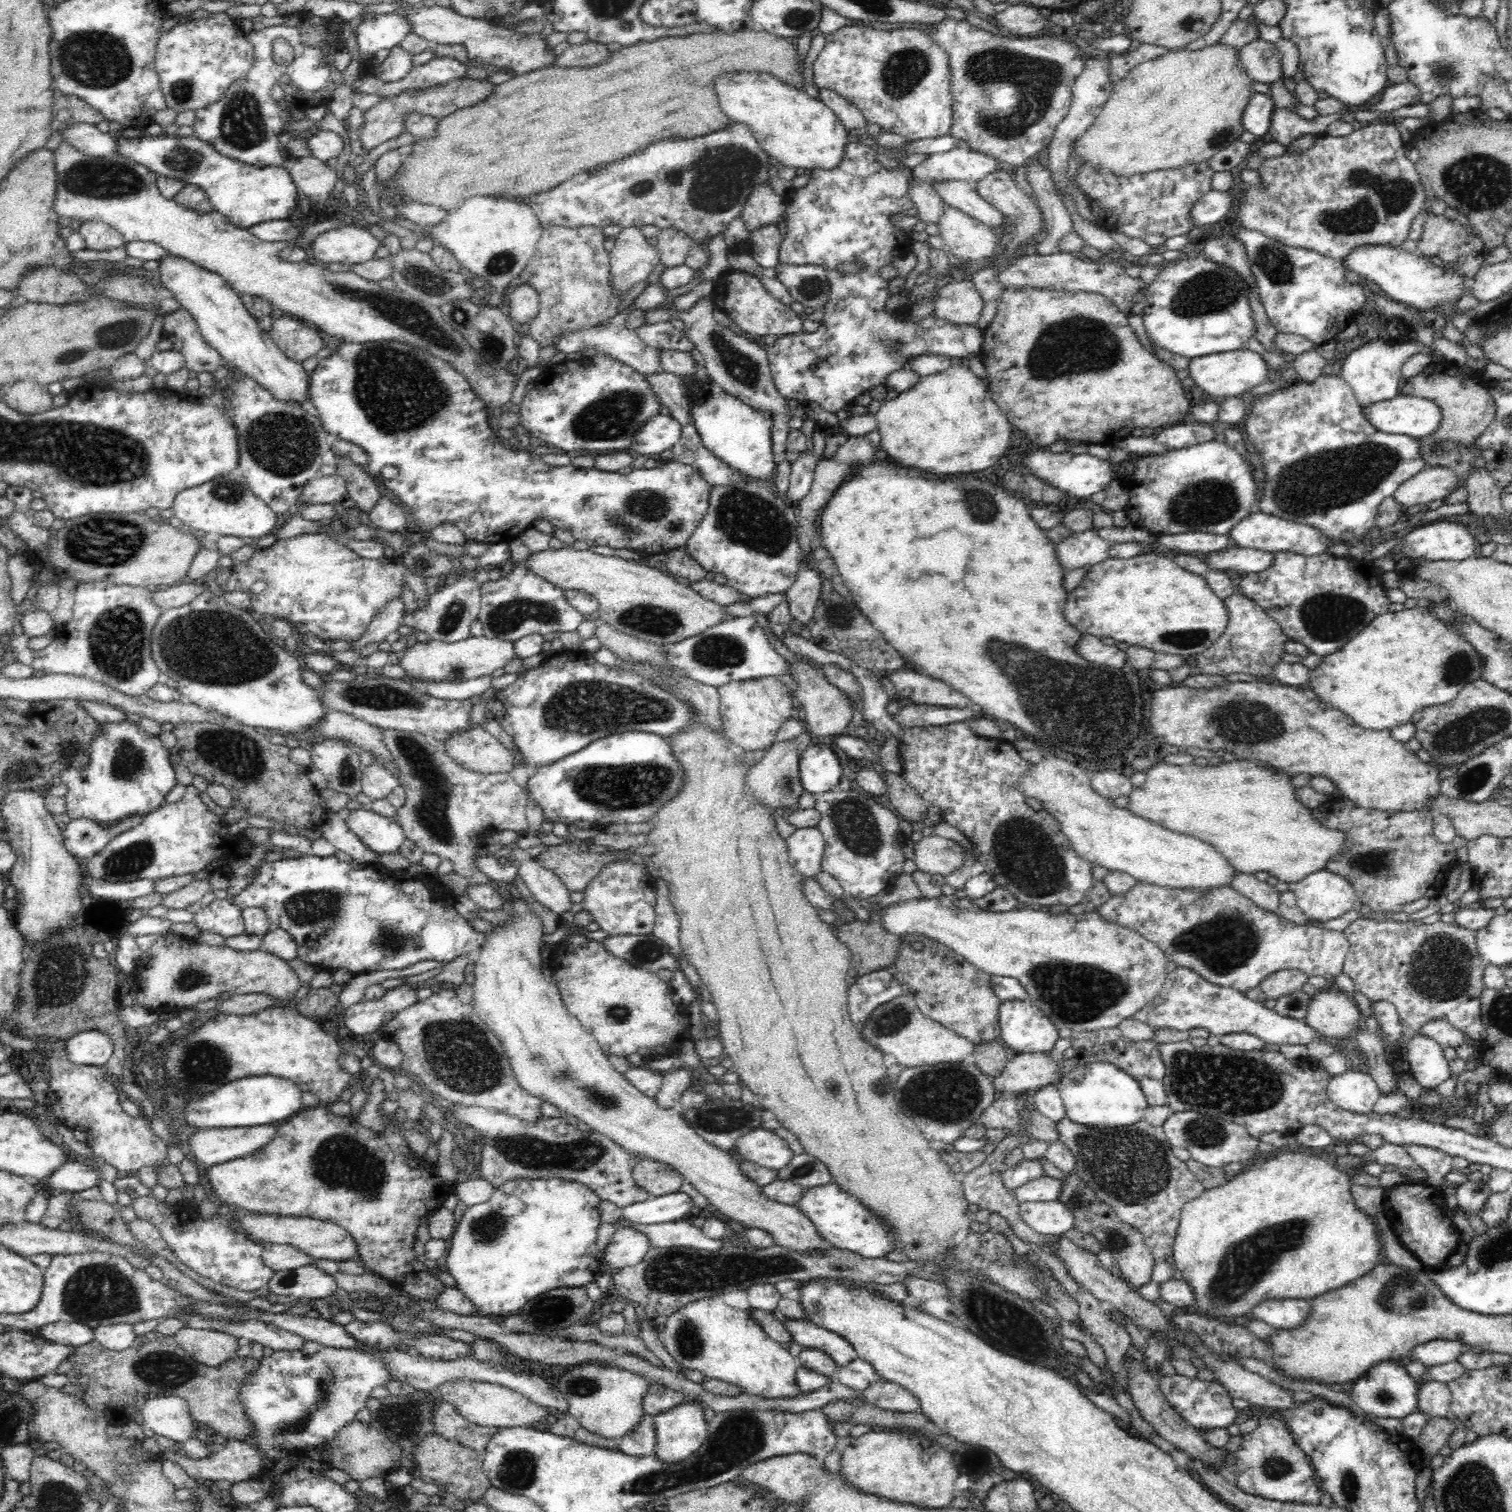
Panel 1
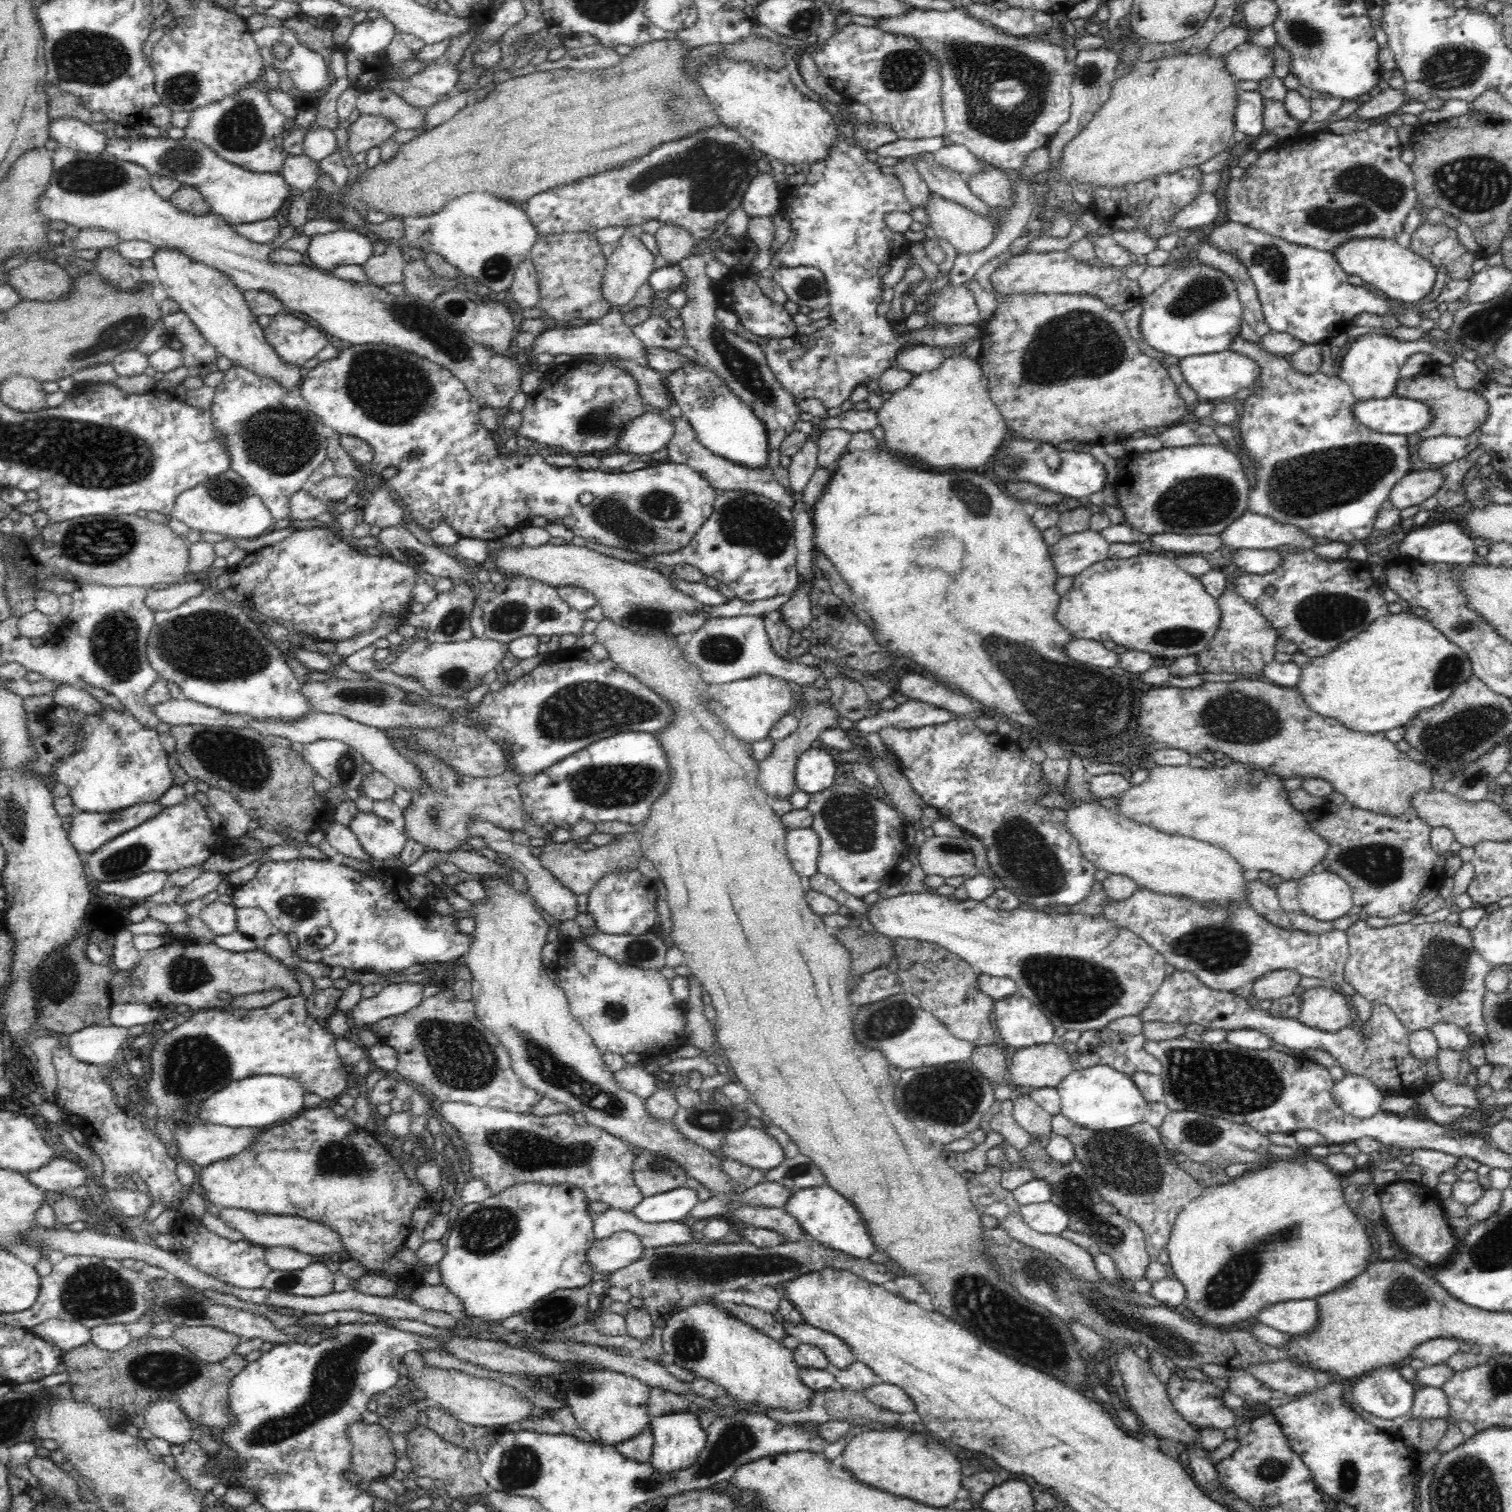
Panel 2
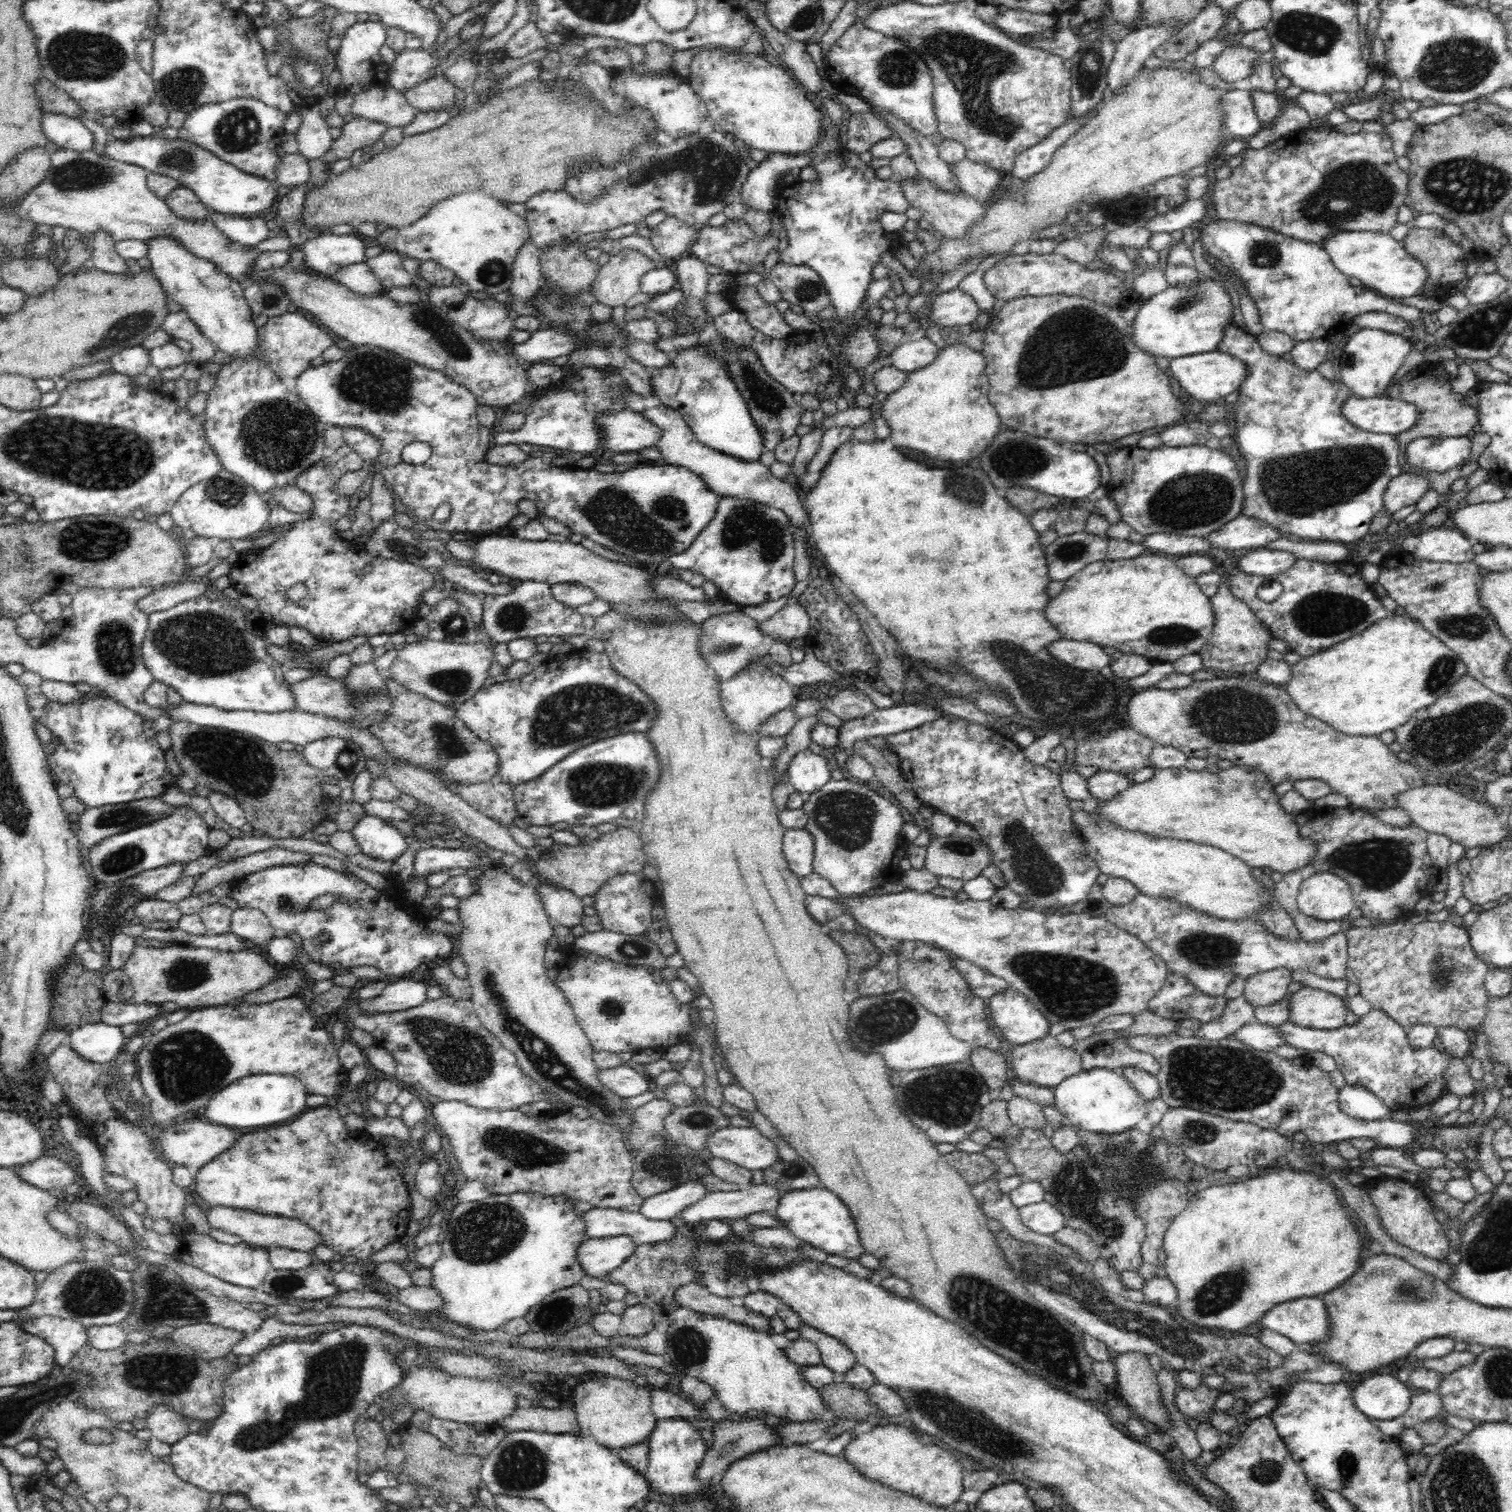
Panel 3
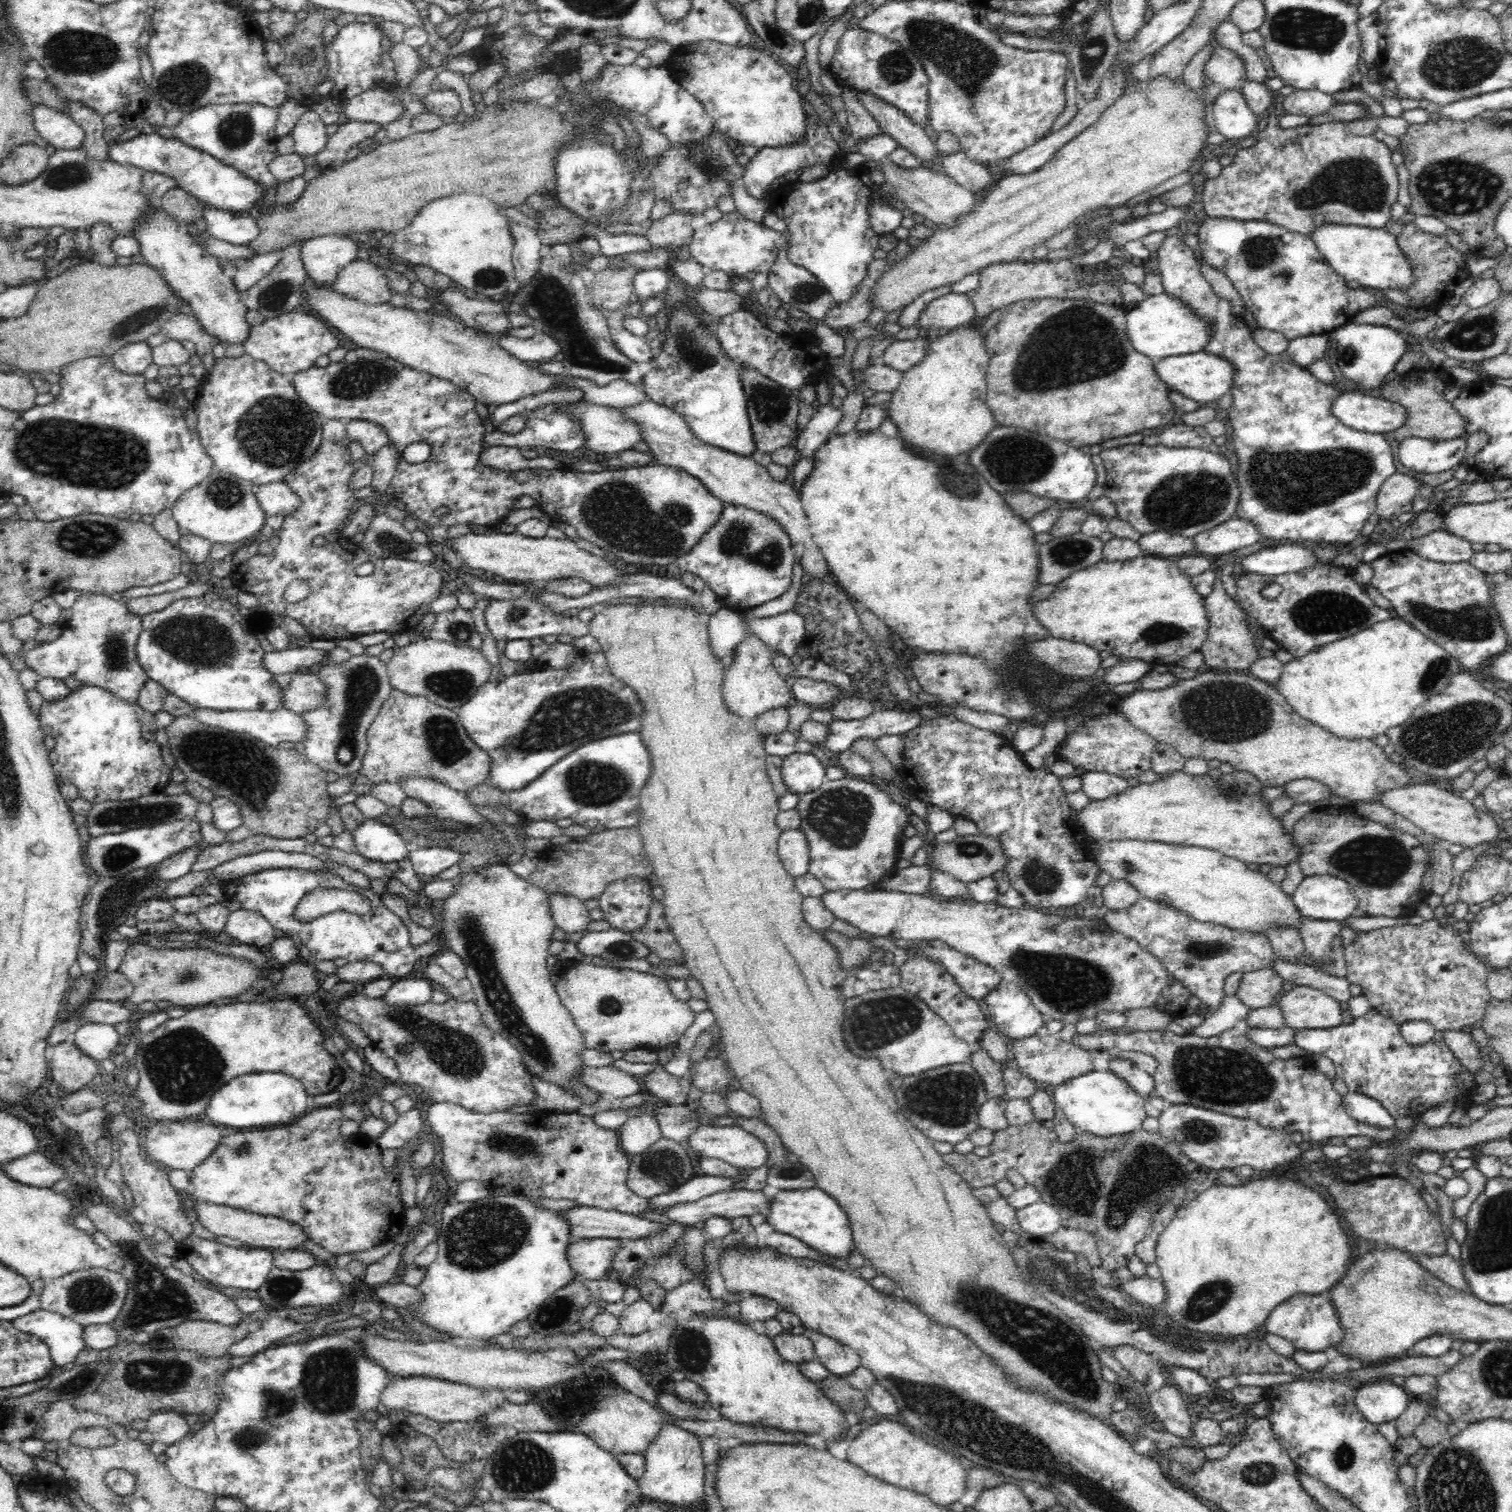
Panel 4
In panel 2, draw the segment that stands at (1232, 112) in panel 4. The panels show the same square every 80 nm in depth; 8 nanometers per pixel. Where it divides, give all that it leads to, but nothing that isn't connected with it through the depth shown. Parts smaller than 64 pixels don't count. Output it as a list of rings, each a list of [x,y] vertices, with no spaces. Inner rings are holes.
[[[1257,91],[1242,93],[1237,106],[1237,131],[1247,135],[1248,139],[1260,136],[1265,128],[1265,108],[1265,100]]]

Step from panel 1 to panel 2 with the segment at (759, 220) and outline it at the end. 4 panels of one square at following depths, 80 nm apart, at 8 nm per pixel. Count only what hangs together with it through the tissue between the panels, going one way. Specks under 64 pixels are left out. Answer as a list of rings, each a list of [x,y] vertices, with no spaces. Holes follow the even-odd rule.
[[[762,172],[760,177],[754,177],[743,194],[741,205],[749,220],[780,214],[781,193],[773,174]]]

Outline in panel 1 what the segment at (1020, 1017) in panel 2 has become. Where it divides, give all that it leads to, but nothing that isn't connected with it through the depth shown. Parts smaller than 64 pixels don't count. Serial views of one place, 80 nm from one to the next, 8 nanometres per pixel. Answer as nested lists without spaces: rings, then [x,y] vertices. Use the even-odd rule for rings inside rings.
[[[1028,999],[1001,1003],[997,1024],[1004,1042],[1016,1054],[1053,1052],[1059,1028]]]

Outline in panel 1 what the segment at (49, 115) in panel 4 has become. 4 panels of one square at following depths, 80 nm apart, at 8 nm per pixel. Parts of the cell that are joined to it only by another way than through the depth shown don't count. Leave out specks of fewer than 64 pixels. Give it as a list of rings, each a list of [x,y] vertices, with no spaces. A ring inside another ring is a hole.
[[[70,125],[59,134],[62,135],[62,143],[70,143],[70,146],[82,154],[94,158],[104,158],[109,157],[110,154],[116,154],[115,150],[118,147],[118,135],[101,132],[95,125]]]

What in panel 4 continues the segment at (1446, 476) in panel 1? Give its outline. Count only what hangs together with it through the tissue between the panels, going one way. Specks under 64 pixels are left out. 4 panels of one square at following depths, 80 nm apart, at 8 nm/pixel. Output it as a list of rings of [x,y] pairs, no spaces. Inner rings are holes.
[[[1403,473],[1388,477],[1377,494],[1375,513],[1385,519],[1410,507],[1412,499],[1418,494],[1419,484],[1418,480]]]

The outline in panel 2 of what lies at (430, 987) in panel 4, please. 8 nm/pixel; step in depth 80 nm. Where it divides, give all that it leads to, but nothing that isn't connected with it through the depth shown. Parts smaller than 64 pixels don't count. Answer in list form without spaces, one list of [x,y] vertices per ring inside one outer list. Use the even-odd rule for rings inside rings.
[[[391,983],[380,994],[372,998],[360,999],[360,1002],[348,1012],[359,1030],[370,1029],[378,1021],[389,1016],[404,1014],[418,1006],[424,996],[421,983]]]

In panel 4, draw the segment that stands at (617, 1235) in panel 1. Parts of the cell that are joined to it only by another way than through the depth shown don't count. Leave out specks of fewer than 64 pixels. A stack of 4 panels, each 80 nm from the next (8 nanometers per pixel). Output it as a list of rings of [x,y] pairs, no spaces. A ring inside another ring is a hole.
[[[622,1238],[578,1239],[568,1248],[570,1266],[578,1278],[598,1280],[606,1277],[613,1264]]]

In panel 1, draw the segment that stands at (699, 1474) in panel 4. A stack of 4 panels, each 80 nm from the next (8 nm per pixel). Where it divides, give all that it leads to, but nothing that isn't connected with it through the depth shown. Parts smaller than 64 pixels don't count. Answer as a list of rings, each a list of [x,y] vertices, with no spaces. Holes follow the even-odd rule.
[[[688,1399],[655,1414],[655,1456],[662,1462],[682,1462],[684,1458],[690,1458],[708,1436],[705,1408],[702,1403]]]

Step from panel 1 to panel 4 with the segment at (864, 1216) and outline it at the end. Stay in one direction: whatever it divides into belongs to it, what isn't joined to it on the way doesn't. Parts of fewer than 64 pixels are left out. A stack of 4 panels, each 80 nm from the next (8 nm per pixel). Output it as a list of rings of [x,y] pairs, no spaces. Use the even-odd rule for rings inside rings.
[[[818,1188],[809,1190],[784,1190],[778,1191],[772,1197],[772,1204],[769,1206],[769,1213],[766,1221],[769,1222],[776,1232],[789,1234],[808,1244],[812,1248],[832,1257],[848,1256],[850,1251],[856,1251],[852,1244],[852,1230],[848,1226],[848,1218],[844,1210],[838,1206],[838,1202],[830,1195]]]

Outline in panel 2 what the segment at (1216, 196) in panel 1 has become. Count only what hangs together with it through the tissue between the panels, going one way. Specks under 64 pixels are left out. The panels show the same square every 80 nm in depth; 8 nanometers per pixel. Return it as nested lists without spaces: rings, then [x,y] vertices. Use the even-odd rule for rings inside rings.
[[[1214,193],[1199,194],[1189,205],[1176,214],[1175,226],[1190,230],[1210,224],[1220,212],[1220,200]]]

